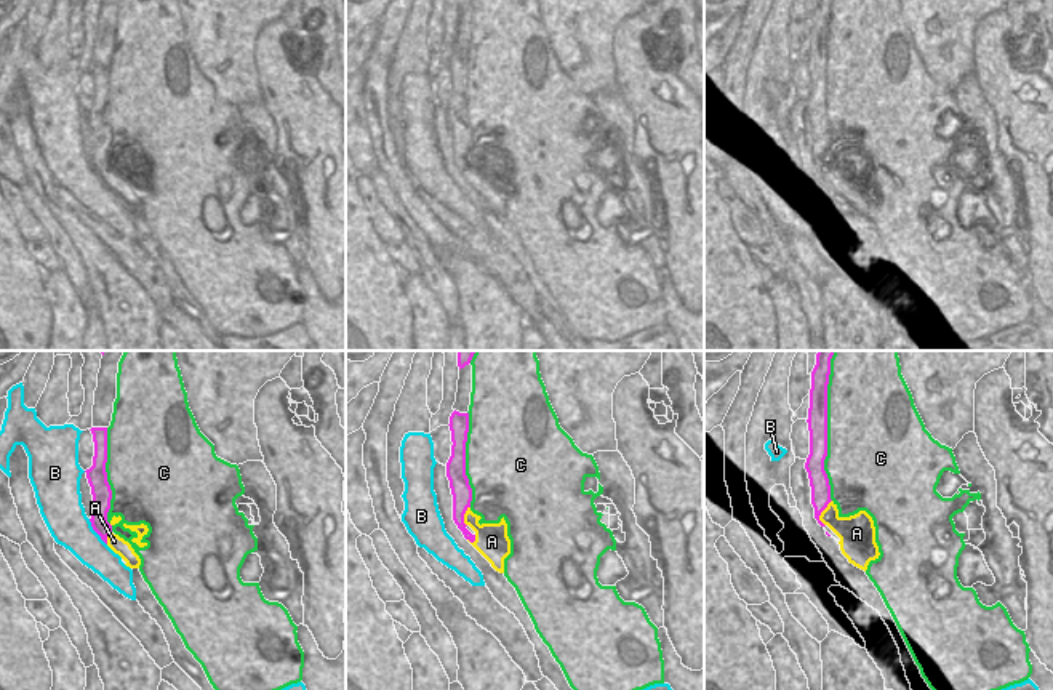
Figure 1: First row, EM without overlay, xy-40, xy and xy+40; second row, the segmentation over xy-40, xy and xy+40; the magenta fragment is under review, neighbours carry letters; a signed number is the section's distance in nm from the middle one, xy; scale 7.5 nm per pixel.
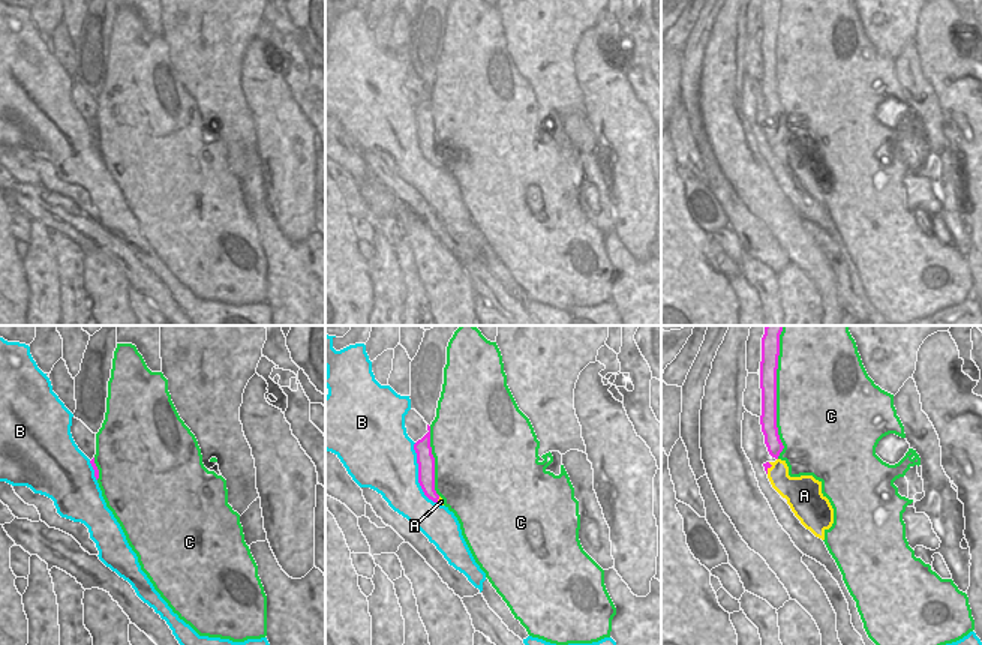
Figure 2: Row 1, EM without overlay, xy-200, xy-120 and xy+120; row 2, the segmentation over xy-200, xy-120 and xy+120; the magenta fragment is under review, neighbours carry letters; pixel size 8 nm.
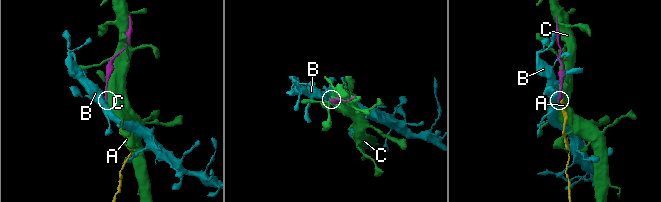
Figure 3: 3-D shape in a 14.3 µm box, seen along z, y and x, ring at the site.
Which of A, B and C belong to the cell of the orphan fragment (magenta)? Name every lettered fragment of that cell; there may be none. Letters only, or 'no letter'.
A

